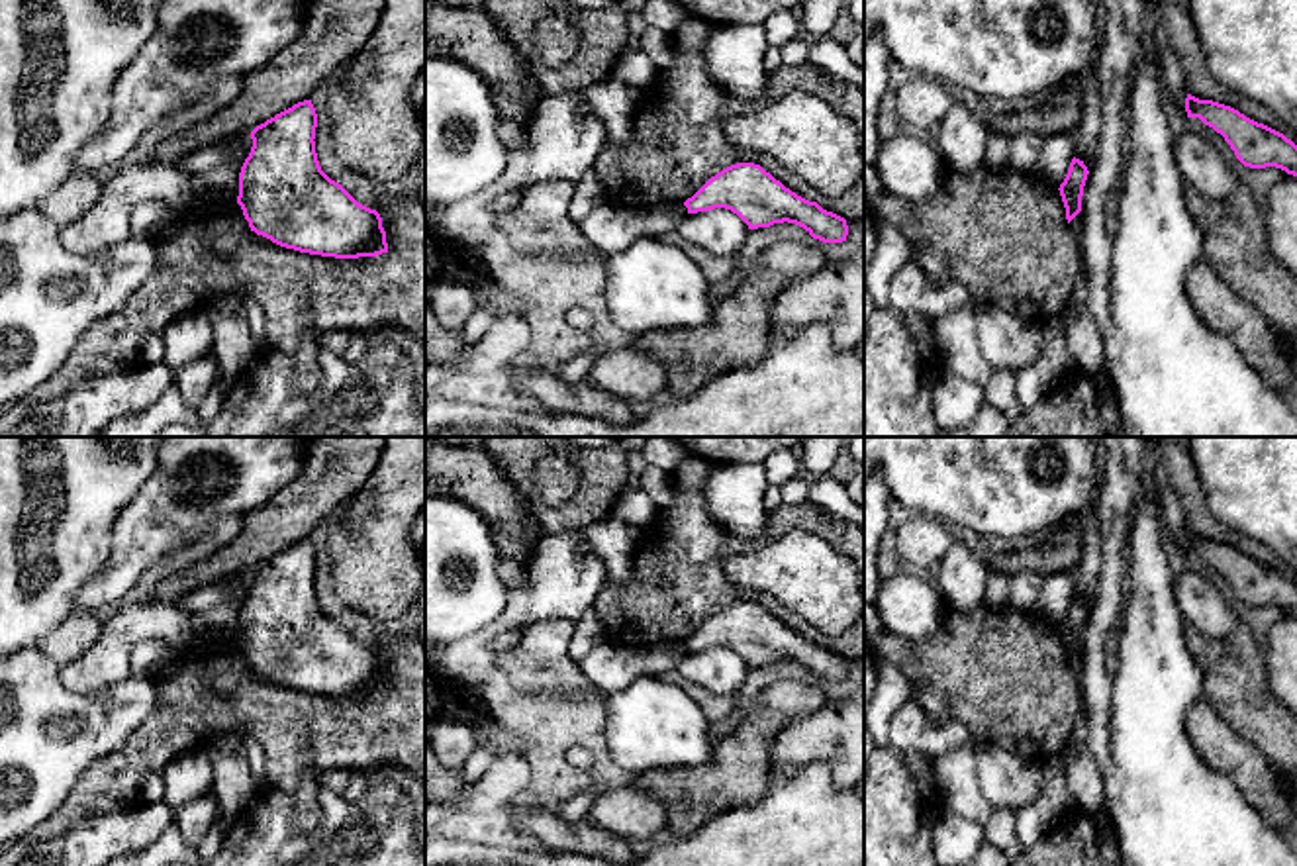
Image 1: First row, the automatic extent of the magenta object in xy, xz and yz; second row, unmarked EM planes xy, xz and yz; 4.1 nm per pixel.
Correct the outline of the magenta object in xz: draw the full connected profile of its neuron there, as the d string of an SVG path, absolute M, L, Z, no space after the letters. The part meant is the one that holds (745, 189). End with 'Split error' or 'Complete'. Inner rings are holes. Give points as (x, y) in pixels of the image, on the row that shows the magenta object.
M737 163L723 168L688 198L684 206L688 214L715 208L731 210L748 229L784 221L795 223L823 243L842 243L848 235L844 217L797 196L754 163Z. Complete

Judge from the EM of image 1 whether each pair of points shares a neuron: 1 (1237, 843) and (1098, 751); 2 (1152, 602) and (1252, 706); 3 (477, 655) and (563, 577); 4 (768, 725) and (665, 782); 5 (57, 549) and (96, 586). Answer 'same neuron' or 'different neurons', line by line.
1: different neurons
2: different neurons
3: same neuron
4: same neuron
5: different neurons

